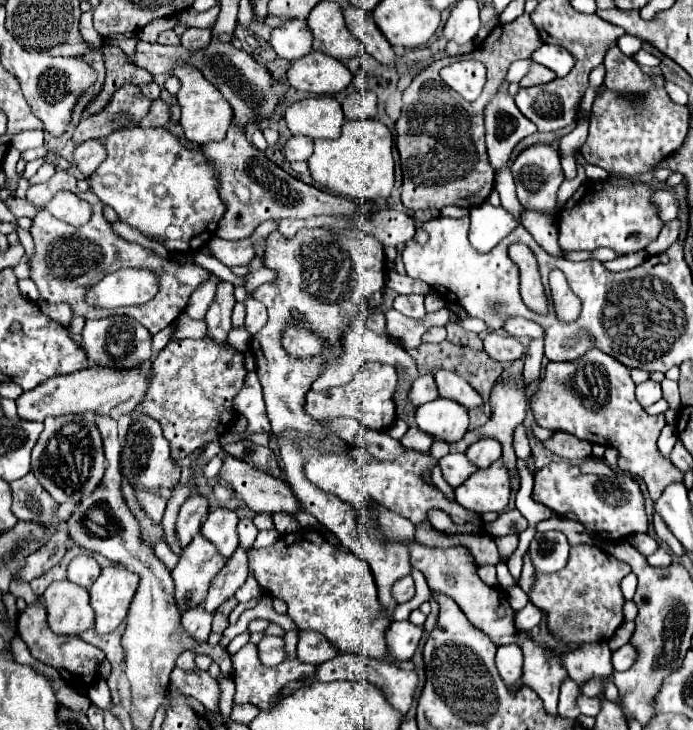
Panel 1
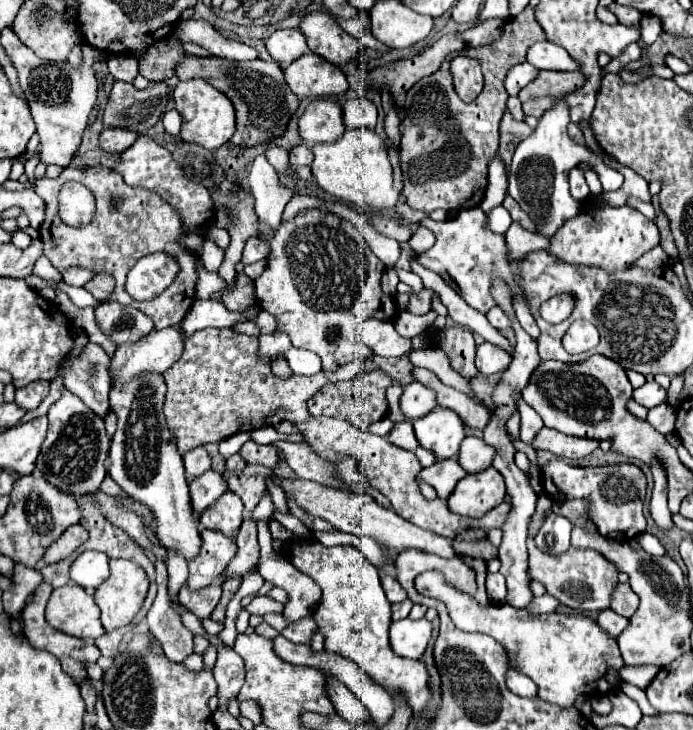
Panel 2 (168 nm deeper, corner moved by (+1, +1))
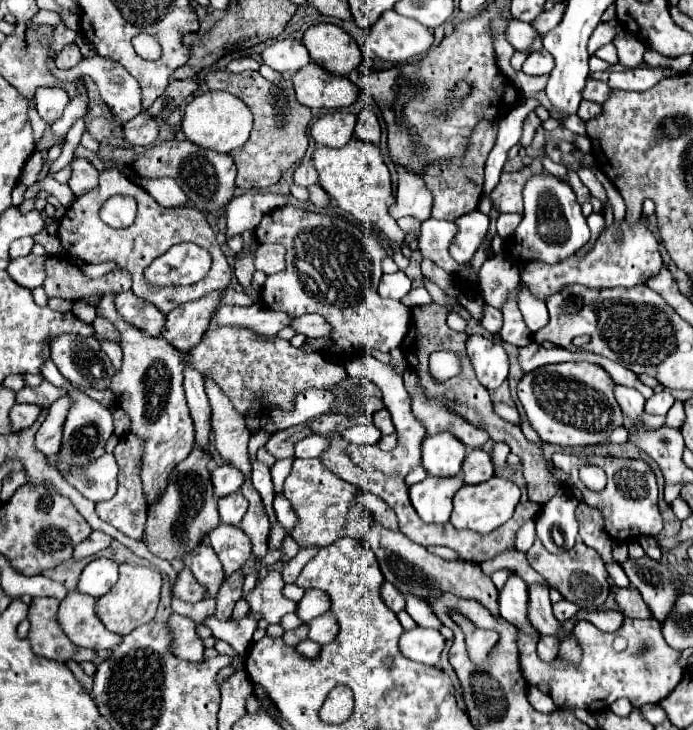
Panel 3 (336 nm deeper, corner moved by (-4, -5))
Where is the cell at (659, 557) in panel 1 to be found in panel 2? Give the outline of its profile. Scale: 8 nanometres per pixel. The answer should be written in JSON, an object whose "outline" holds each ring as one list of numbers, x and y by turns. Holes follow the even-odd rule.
{"outline":[[648,532,640,534,636,540,638,540,640,548,642,548,642,550,646,550,648,554,652,554,652,556,664,556,664,554,666,554,666,552,664,552,664,548,662,548,662,544,658,542,658,538,656,538,656,536,652,536,652,534,648,534]]}

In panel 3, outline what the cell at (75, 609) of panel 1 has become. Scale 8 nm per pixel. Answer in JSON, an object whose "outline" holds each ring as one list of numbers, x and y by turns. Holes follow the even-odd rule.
{"outline":[[77,590,69,592,61,600,57,620,63,632,77,646,93,648,93,650,109,650,121,642,121,636,109,632,97,618,95,598,81,594]]}

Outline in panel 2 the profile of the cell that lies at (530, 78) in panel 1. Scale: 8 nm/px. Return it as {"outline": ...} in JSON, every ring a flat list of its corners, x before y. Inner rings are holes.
{"outline":[[540,72,534,82,530,82,526,88,520,90,518,98,522,102,528,102,532,98,540,96,564,96,578,88,582,88,586,82,586,76,582,72]]}

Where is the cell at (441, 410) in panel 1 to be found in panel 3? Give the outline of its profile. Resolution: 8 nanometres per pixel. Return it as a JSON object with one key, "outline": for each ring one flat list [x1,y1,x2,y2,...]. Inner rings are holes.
{"outline":[[451,432,425,436,423,466,431,476,455,476,461,472,465,450,465,444,451,436]]}

